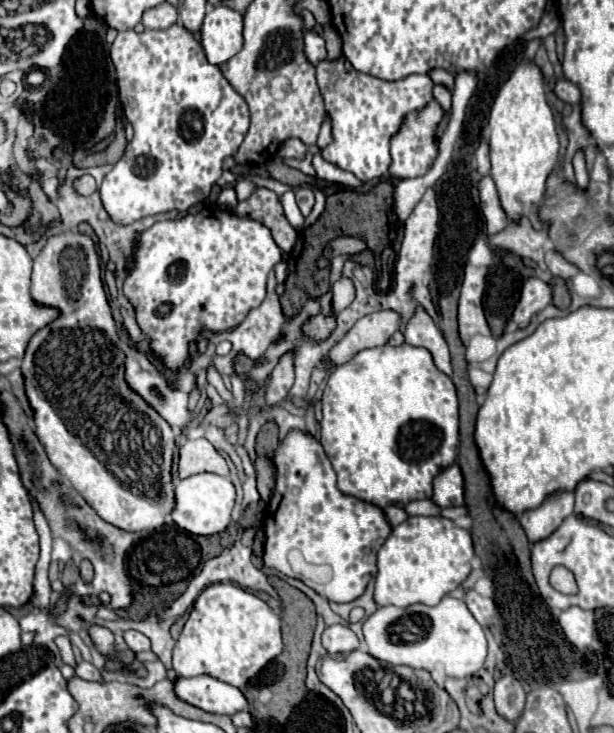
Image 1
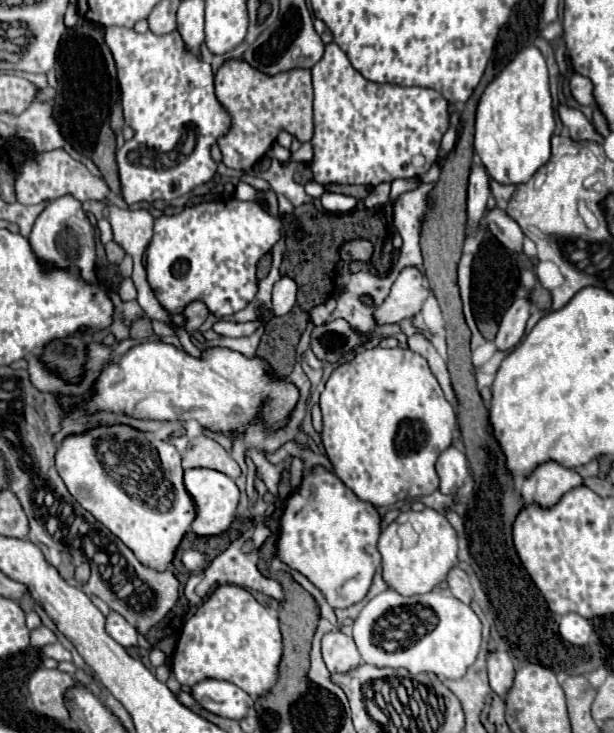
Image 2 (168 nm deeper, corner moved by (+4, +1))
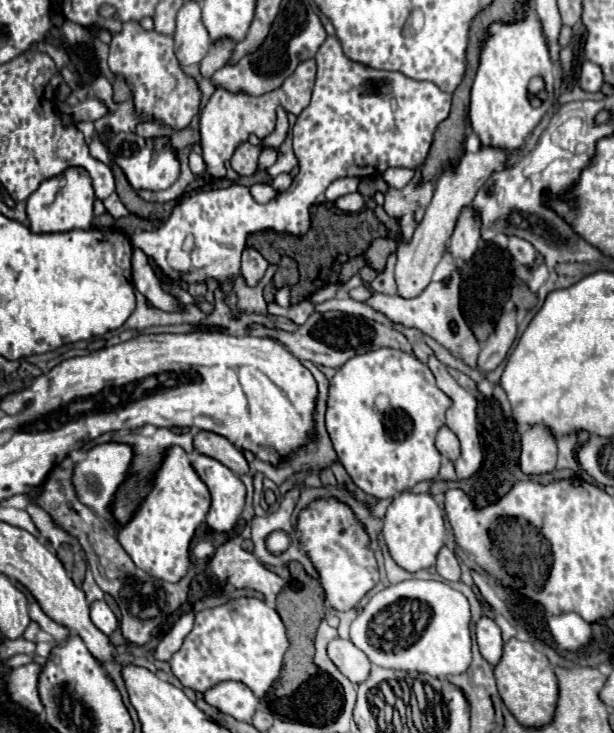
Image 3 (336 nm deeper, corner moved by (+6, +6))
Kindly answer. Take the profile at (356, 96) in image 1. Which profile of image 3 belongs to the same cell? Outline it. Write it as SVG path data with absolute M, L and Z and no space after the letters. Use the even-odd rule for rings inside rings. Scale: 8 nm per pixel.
M328 36L316 54L318 74L316 86L312 92L312 102L298 116L292 134L294 134L294 154L298 158L300 172L296 174L290 188L268 204L258 204L246 186L228 186L210 192L193 194L184 198L170 214L170 218L154 232L136 232L132 236L132 244L142 248L146 256L154 258L164 276L174 278L194 278L194 282L204 282L208 278L218 280L234 280L240 272L240 254L246 248L246 236L258 230L274 230L278 234L290 232L300 236L310 228L310 206L324 194L330 182L346 176L368 178L378 176L390 166L398 168L418 168L424 164L426 154L430 150L434 132L438 124L448 116L452 96L442 92L432 82L420 82L404 76L402 72L374 70L366 64L352 62L344 52L342 44L336 36Z

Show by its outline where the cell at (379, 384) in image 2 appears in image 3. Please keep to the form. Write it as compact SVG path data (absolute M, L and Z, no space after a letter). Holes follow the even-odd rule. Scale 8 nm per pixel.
M376 348L350 358L330 380L326 428L340 464L350 474L352 482L374 498L394 498L402 490L410 490L418 482L438 476L442 454L436 450L434 438L438 428L444 424L444 412L448 406L450 398L436 386L426 364L402 350Z

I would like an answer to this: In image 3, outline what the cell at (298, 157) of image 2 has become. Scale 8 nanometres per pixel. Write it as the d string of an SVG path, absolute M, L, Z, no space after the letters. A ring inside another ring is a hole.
M266 148L266 150L262 152L262 156L258 158L258 170L266 170L266 168L270 168L270 166L276 162L276 156L278 156L276 150Z

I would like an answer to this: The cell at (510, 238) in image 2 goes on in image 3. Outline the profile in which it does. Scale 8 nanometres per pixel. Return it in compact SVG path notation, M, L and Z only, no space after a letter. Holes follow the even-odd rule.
M510 236L508 240L510 240L508 252L512 254L512 258L514 258L516 262L532 268L534 262L536 262L536 250L534 250L534 246L532 246L530 242L522 240L522 238L516 238L516 236Z

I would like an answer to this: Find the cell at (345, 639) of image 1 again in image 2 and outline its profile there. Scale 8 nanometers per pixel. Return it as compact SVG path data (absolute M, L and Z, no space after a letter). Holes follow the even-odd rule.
M332 631L322 637L322 657L330 673L346 673L360 665L354 639L342 631Z

